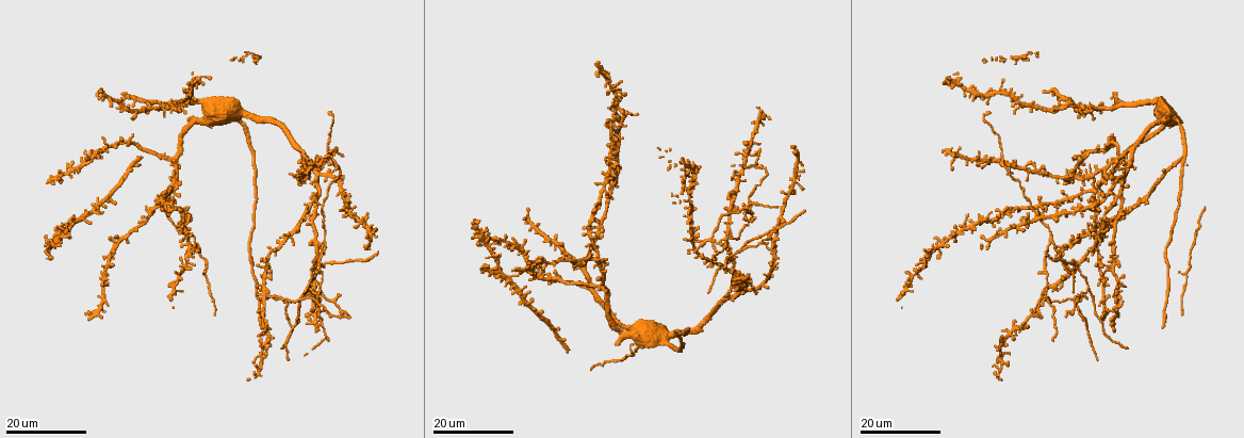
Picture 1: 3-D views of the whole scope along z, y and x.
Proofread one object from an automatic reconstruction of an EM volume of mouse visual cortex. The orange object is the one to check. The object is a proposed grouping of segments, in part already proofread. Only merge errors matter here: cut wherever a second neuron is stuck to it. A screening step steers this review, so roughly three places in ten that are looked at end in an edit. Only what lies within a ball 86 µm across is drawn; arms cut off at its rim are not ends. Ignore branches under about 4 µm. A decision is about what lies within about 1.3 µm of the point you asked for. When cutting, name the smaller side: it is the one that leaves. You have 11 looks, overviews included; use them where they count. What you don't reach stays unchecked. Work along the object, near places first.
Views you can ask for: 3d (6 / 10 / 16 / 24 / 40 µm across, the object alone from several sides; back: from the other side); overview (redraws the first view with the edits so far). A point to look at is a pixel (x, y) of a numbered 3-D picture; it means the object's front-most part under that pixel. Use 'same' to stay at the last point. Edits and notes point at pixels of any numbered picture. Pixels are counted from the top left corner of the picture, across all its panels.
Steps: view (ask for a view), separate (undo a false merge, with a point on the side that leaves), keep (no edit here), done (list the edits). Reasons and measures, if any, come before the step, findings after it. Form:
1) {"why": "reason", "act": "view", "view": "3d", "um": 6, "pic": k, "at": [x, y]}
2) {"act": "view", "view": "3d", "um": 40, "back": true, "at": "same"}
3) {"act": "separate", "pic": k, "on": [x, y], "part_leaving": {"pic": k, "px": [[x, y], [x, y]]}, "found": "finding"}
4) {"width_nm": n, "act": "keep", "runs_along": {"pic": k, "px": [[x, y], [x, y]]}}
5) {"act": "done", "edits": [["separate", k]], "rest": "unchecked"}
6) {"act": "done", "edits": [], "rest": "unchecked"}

{"act": "view", "view": "3d", "um": 24, "pic": 1, "at": [269, 336]}

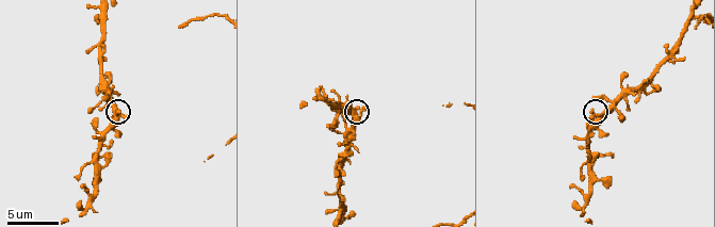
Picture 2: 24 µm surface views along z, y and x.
{"act": "view", "view": "3d", "um": 10, "pic": 2, "at": [360, 112]}

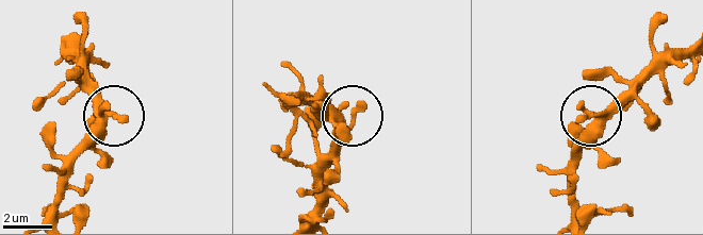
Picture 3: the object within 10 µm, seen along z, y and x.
{"width_nm": 430, "act": "keep", "found": "one neuron here"}

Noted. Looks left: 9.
{"why": "branch point", "act": "view", "view": "3d", "um": 24, "pic": 1, "at": [1086, 287]}

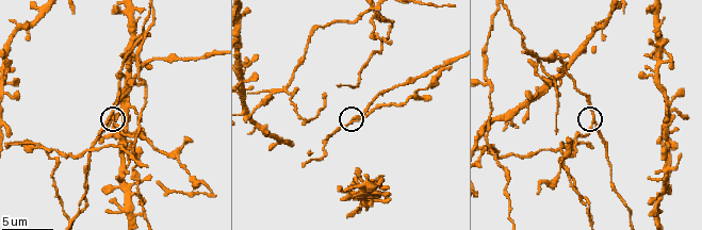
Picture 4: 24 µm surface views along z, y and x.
{"act": "view", "view": "3d", "um": 6, "pic": 4, "at": [111, 124]}

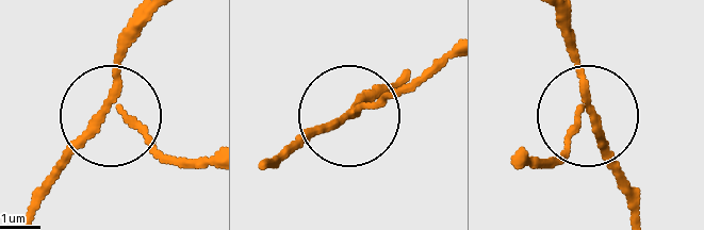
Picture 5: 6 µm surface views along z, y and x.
{"arms": 3, "act": "separate", "pic": 5, "on": [149, 142], "part_leaving": {"pic": 5, "px": [[355, 108], [386, 104], [446, 64]]}, "found": "two neurons meet here"}

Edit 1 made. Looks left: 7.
{"act": "view", "view": "overview"}

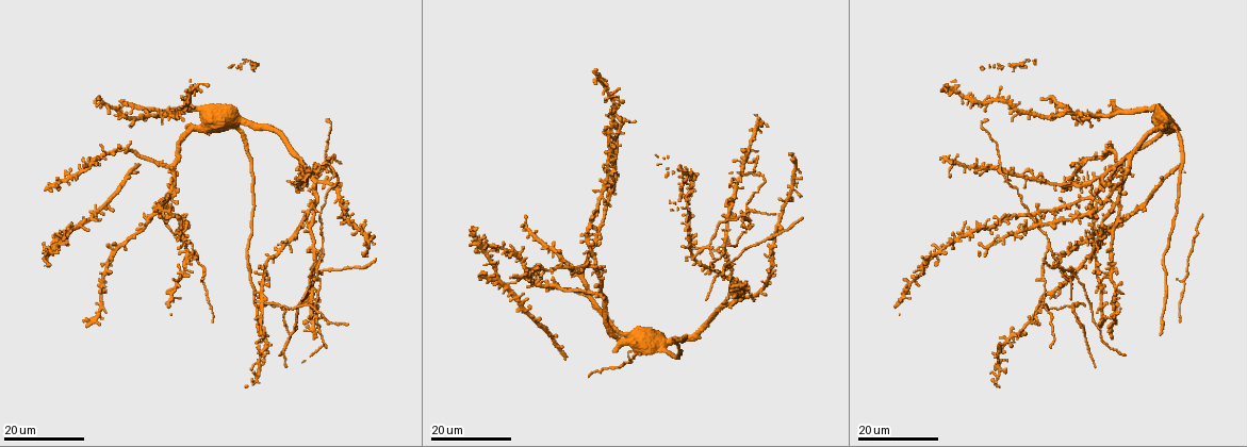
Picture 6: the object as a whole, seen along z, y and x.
{"why": "arms part here", "act": "view", "view": "3d", "um": 16, "pic": 6, "at": [290, 335]}

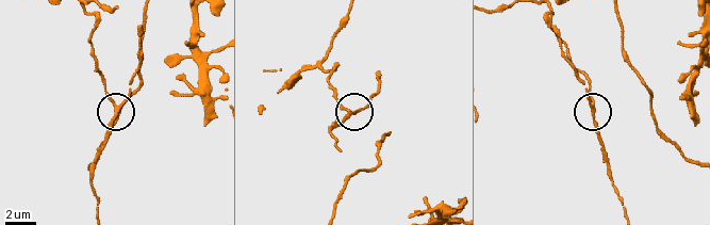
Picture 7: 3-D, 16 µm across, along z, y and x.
{"act": "view", "view": "3d", "um": 10, "pic": 7, "at": [595, 110]}

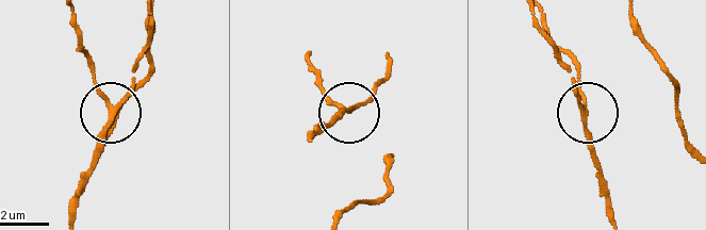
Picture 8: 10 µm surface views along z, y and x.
{"side_arm_um": 7, "act": "separate", "pic": 8, "on": [94, 71], "part_leaving": {"pic": 8, "px": [[111, 104], [96, 82], [74, 15]]}, "found": "two neurons meet here"}

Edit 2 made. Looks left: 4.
{"act": "view", "view": "overview"}

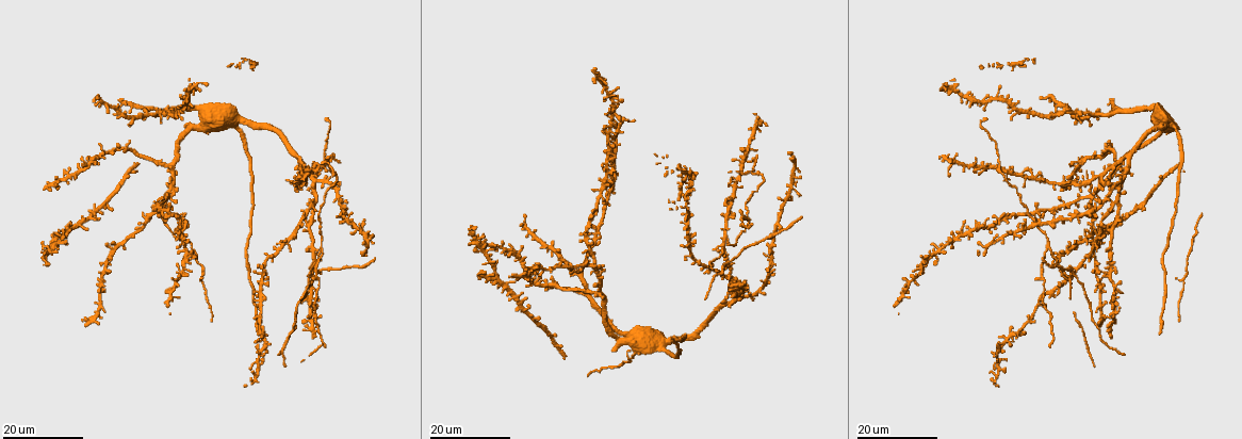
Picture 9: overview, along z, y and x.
{"act": "view", "view": "3d", "um": 24, "pic": 9, "at": [1165, 300]}

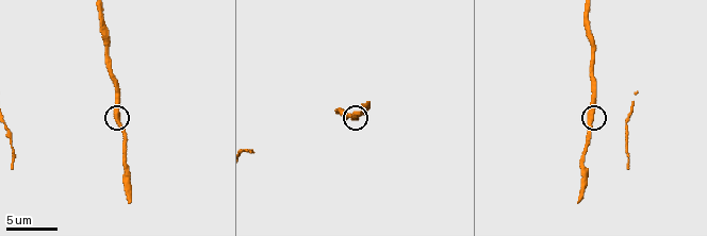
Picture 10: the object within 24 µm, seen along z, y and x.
{"act": "view", "view": "3d", "um": 6, "pic": 10, "at": [115, 116]}

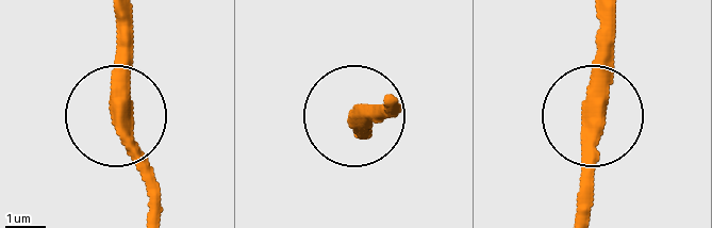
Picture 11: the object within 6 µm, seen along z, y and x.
{"width_nm": 420, "act": "keep", "runs_along": {"pic": 11, "px": [[605, 23], [595, 204]]}, "found": "one neuron here"}

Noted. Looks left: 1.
{"why": "three-way junction", "act": "view", "view": "3d", "um": 10, "pic": 4, "at": [389, 29]}

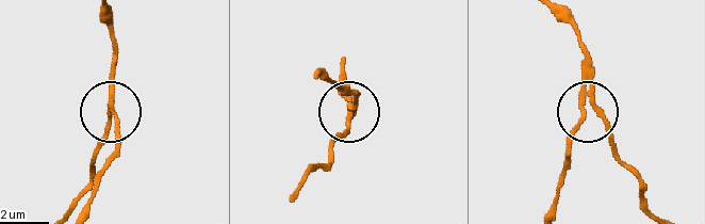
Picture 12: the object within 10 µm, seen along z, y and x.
{"arms": 3, "act": "separate", "pic": 12, "on": [116, 120], "part_leaving": {"pic": 12, "px": [[111, 83], [117, 148], [88, 209]]}, "found": "a second neuron is stuck on"}

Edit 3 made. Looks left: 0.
{"act": "done", "edits": [["separate", 5], ["separate", 8], ["separate", 12]], "rest": "unchecked"}

